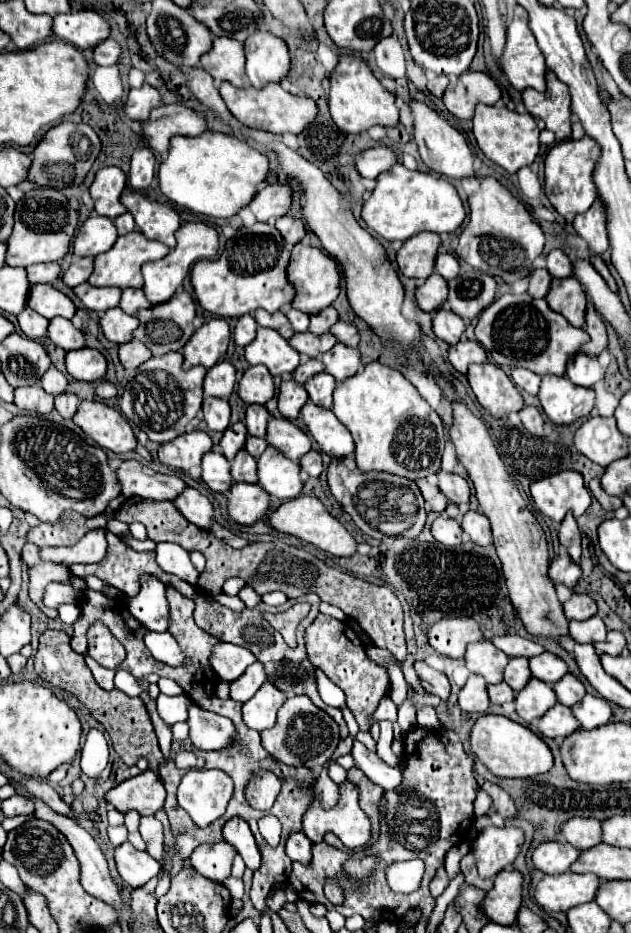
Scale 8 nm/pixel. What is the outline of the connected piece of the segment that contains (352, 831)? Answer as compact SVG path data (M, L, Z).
M342 782L340 784L340 802L332 808L332 810L322 810L318 806L318 800L314 798L314 802L310 804L304 820L302 820L302 826L304 826L304 834L312 840L312 842L322 842L324 840L324 834L326 832L334 832L346 848L354 850L354 848L360 848L364 846L370 836L372 836L372 826L370 826L370 818L364 814L364 810L360 808L358 804L358 786L354 782Z

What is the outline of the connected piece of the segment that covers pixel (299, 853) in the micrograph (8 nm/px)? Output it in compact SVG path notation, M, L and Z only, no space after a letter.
M302 832L292 834L286 842L286 854L300 864L310 864L310 858L312 858L310 848L312 848L312 842Z

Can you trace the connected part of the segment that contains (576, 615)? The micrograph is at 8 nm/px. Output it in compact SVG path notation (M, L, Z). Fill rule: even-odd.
M572 594L572 598L564 602L564 614L568 620L588 620L596 614L596 602L588 594Z

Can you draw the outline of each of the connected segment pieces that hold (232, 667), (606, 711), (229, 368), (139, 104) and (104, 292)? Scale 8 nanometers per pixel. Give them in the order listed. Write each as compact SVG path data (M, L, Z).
M218 644L209 658L212 668L220 681L232 682L256 660L256 656L242 646Z
M586 694L580 702L576 702L572 706L572 712L578 718L578 722L582 724L582 728L586 728L586 730L598 728L612 720L610 702L604 698L592 696L592 694Z
M222 360L216 366L212 366L204 378L204 392L208 396L216 396L216 398L228 398L234 390L236 384L236 368Z
M144 84L142 88L132 88L128 94L128 100L124 104L124 112L132 118L132 120L140 120L146 122L146 118L150 116L150 112L154 108L162 106L162 96L156 88L152 88L150 84Z
M88 282L76 286L74 292L82 300L82 304L94 312L106 312L110 308L116 308L122 296L122 290L118 288L96 288Z

